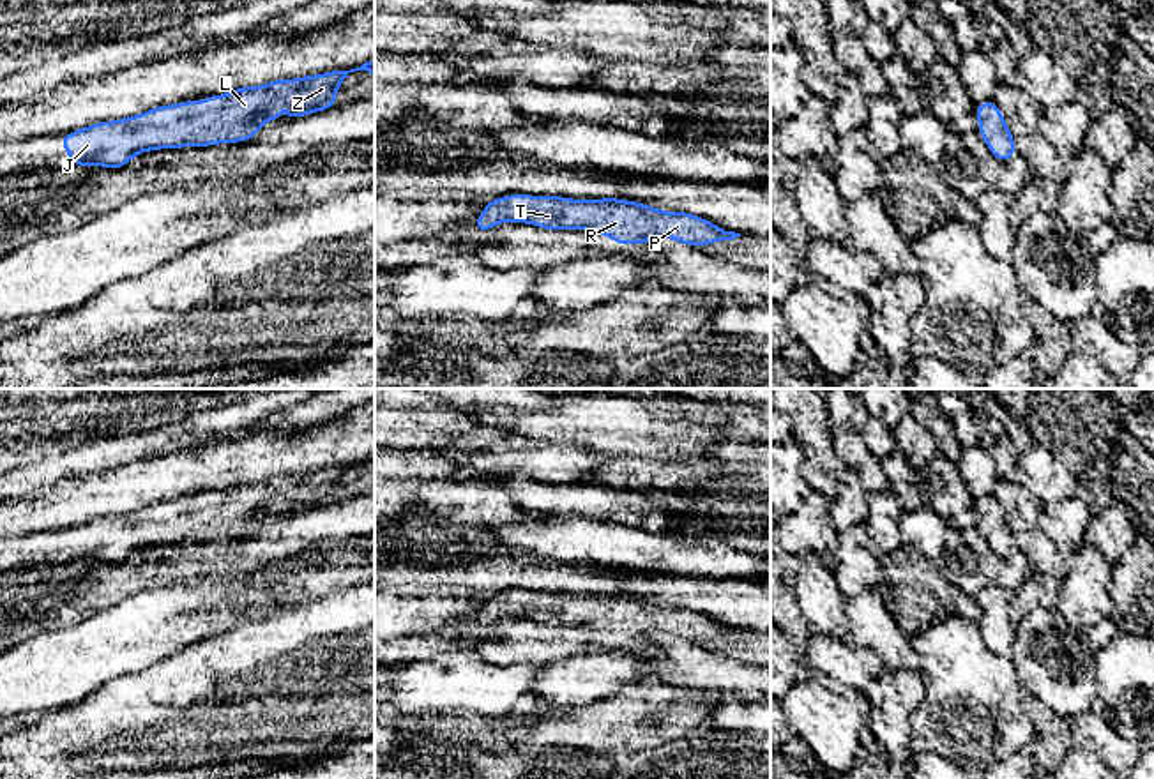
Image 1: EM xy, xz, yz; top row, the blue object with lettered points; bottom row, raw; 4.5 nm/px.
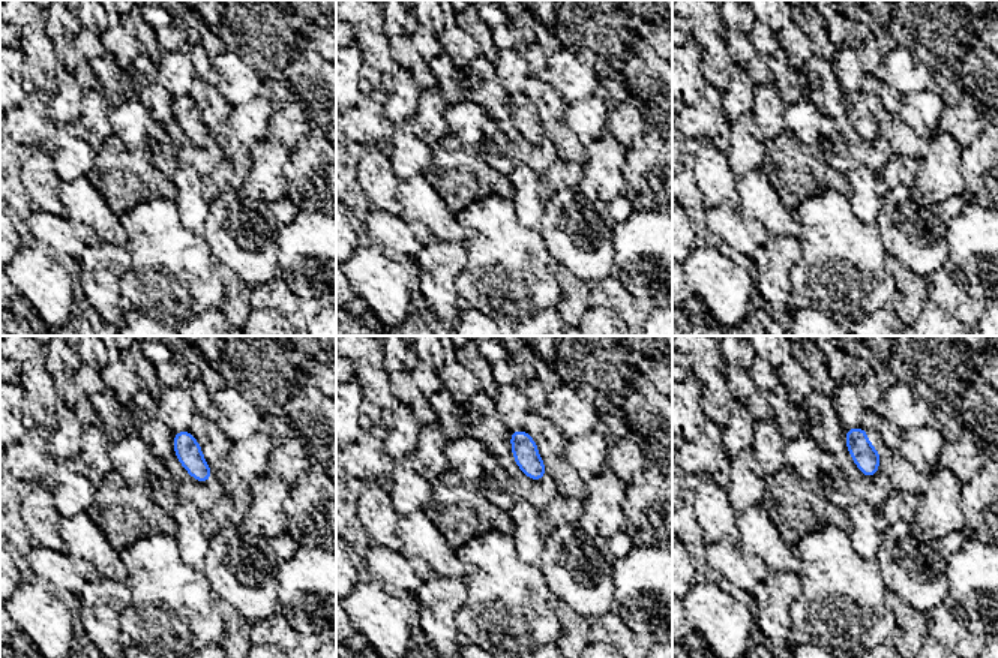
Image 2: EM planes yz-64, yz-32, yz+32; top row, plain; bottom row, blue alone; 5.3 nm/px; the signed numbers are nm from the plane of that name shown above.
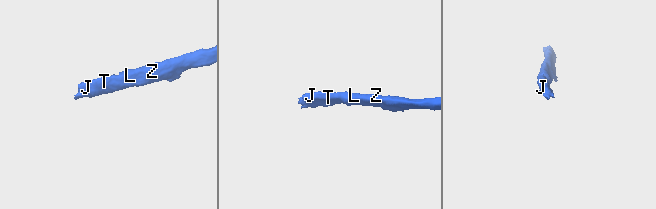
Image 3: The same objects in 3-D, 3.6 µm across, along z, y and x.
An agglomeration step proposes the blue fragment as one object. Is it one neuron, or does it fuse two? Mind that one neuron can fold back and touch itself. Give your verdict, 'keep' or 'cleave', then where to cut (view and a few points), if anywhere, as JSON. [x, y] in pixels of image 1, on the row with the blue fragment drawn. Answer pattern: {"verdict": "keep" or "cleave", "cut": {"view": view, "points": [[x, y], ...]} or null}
{"verdict": "keep", "cut": null}

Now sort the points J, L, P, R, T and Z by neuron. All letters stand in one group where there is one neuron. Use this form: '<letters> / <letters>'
J L P R T Z

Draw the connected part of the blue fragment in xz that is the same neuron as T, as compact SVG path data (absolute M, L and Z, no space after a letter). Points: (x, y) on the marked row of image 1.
M509 194L484 201L484 212L474 221L475 231L512 221L544 230L585 230L613 238L617 246L645 244L666 237L687 246L733 240L740 233L726 231L689 212L664 212L638 201L619 198L571 200L564 196Z

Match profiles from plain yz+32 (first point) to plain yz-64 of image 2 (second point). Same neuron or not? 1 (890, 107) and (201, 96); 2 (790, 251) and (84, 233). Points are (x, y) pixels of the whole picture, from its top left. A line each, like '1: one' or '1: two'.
1: one
2: one

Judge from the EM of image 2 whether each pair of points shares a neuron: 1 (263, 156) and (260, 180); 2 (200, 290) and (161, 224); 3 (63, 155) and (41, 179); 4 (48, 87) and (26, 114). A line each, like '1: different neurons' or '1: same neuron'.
1: same neuron
2: same neuron
3: different neurons
4: different neurons

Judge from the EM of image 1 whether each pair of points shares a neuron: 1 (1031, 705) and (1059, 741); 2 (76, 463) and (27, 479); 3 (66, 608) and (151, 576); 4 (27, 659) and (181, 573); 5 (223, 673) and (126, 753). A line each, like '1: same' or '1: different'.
1: same
2: same
3: same
4: different
5: same

